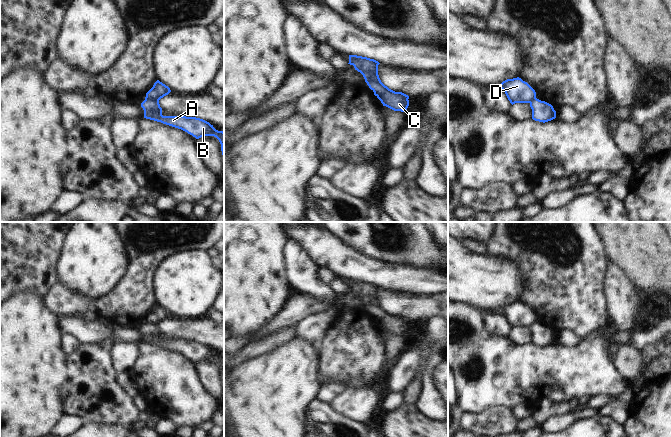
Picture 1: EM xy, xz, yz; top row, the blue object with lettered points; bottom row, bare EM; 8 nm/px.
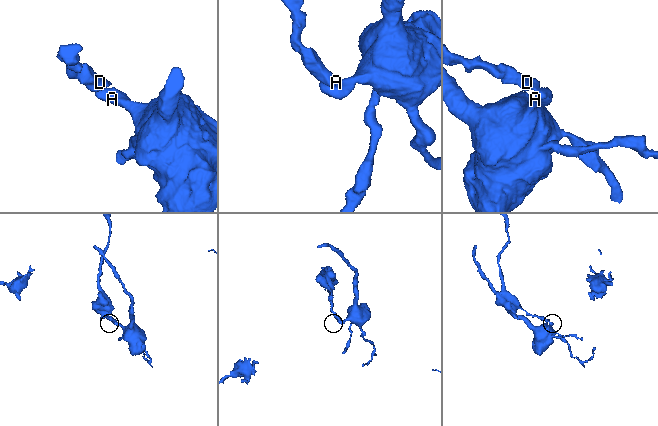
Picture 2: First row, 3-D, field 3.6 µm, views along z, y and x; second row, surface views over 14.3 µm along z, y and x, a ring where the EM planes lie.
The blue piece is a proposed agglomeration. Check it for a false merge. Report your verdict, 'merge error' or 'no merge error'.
merge error

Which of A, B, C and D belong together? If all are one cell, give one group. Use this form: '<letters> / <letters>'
A B C / D

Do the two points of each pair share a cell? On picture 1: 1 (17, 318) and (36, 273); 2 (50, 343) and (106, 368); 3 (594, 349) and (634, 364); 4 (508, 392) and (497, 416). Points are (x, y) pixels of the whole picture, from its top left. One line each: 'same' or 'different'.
1: different
2: different
3: different
4: different

